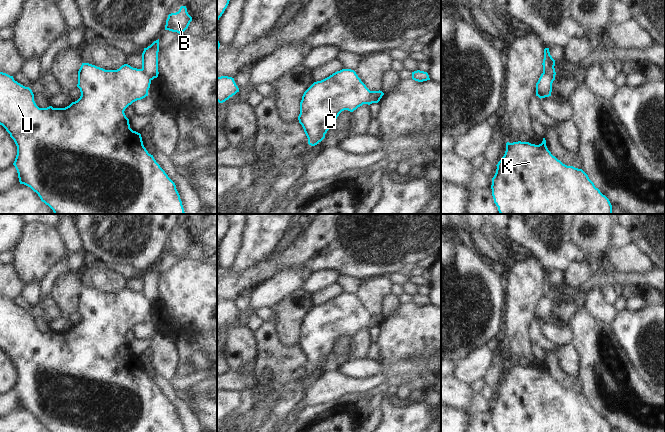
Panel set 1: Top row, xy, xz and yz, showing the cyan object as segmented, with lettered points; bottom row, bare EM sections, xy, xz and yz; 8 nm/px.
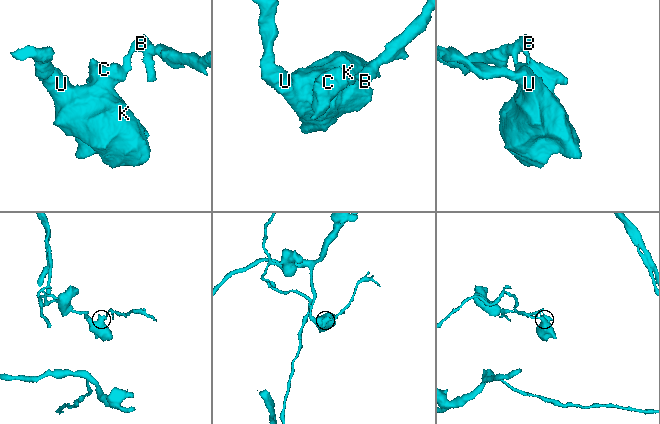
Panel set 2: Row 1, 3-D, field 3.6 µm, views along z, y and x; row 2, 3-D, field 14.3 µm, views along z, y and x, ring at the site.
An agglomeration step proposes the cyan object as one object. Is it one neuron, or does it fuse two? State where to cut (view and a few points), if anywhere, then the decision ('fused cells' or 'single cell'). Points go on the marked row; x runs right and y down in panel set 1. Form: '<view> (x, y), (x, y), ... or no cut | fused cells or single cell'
xz (371, 91), (366, 103) | fused cells

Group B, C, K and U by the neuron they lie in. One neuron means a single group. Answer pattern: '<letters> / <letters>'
B / C K U

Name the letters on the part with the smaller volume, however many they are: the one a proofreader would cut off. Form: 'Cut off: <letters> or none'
Cut off: B

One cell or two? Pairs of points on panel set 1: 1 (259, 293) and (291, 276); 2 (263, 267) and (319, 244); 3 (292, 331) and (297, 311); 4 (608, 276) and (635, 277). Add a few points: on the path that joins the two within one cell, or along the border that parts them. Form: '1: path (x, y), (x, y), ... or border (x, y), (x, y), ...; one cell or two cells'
1: path (267, 293), (283, 283); one cell
2: path (277, 261), (305, 251); one cell
3: path (292, 326), (292, 316); one cell
4: path (615, 277), (628, 277); one cell

